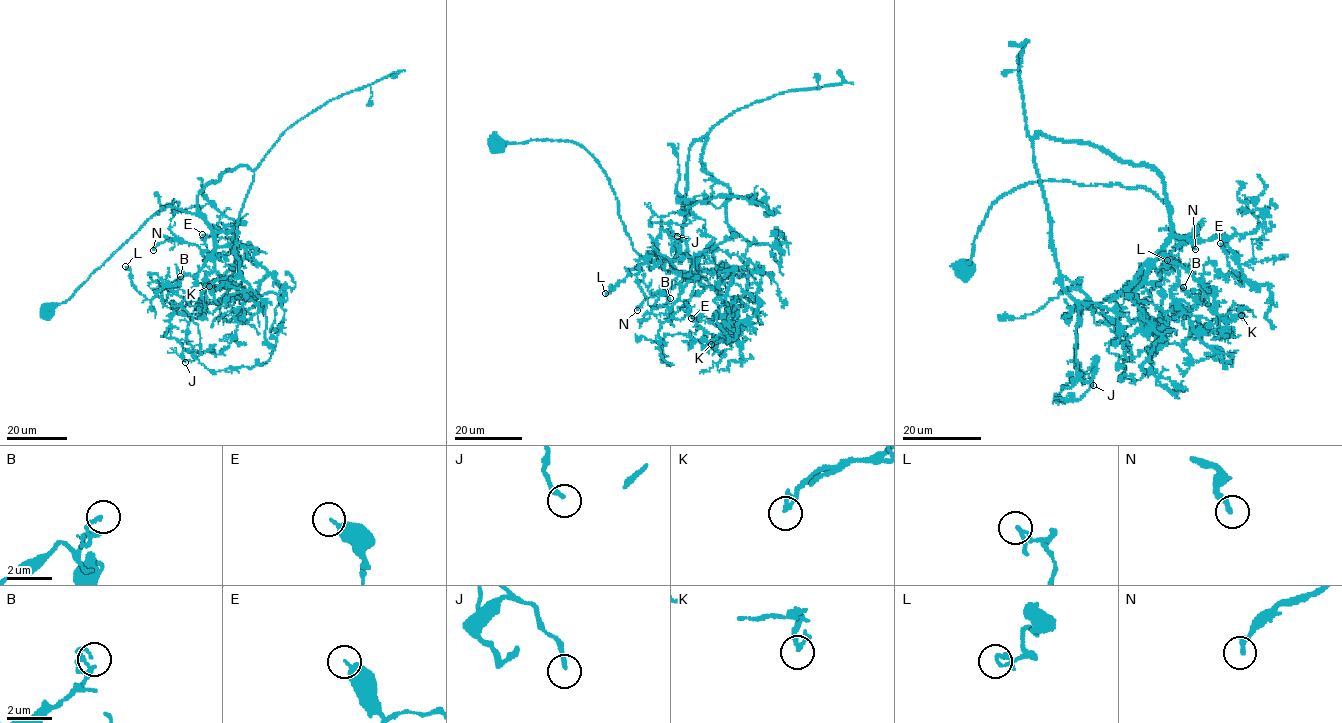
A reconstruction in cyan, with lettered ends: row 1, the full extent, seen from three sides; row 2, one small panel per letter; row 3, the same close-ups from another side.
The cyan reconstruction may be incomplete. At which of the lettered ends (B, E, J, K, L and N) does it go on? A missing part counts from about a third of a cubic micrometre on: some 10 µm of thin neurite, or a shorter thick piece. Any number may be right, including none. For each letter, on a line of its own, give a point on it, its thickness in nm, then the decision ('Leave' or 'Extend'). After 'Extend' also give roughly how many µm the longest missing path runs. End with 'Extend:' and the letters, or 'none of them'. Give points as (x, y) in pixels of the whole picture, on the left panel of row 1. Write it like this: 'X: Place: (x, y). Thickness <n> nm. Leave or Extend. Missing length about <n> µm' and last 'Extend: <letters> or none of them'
B: Place: (180, 276). Thickness 140 nm. Leave
E: Place: (202, 234). Thickness 320 nm. Leave
J: Place: (185, 362). Thickness 190 nm. Leave
K: Place: (209, 286). Thickness 200 nm. Leave
L: Place: (125, 266). Thickness 140 nm. Leave
N: Place: (153, 250). Thickness 240 nm. Extend. Missing length about 30 µm
Extend: N

